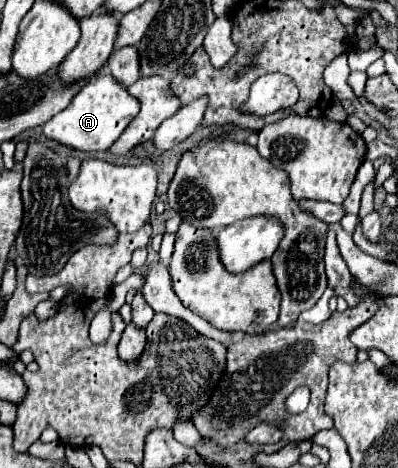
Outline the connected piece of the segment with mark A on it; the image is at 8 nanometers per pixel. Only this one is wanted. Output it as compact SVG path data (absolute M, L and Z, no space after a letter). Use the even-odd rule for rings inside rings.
M106 72L96 80L90 80L62 112L48 120L44 124L44 134L76 150L106 150L118 140L138 110L140 102L126 90L126 86L122 86L110 72Z

